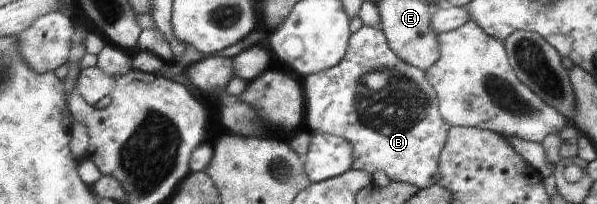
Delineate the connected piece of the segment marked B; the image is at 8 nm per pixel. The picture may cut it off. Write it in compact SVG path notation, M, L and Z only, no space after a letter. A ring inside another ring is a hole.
M365 24L355 33L351 34L350 48L347 49L346 55L343 56L341 63L334 65L325 72L319 72L302 79L301 85L304 92L304 119L311 133L322 133L344 137L349 141L350 146L354 149L353 169L363 170L373 174L375 171L385 171L391 180L414 185L415 187L426 188L435 183L438 171L438 159L442 153L442 149L449 139L450 125L441 114L441 106L439 105L438 94L431 87L430 80L426 73L403 61L393 50L386 38L386 34L382 29L366 26Z

